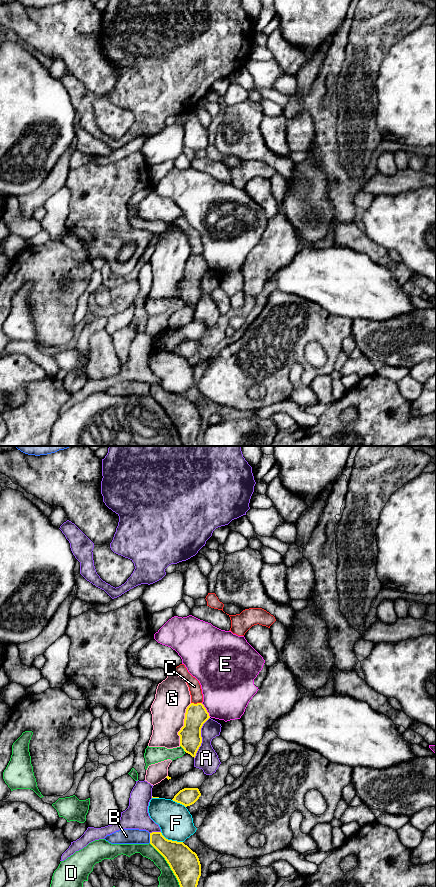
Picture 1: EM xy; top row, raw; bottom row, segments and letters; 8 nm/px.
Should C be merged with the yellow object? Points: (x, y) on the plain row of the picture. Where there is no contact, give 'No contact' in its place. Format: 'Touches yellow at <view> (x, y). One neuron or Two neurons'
Touches yellow at xy (197, 255). Two neurons

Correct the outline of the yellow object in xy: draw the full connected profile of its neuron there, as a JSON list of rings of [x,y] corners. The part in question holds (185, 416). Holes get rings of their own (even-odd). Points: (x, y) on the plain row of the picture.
[[[161,384],[150,385],[150,396],[169,416],[183,446],[198,446],[201,416],[197,406],[183,394],[166,391]]]

